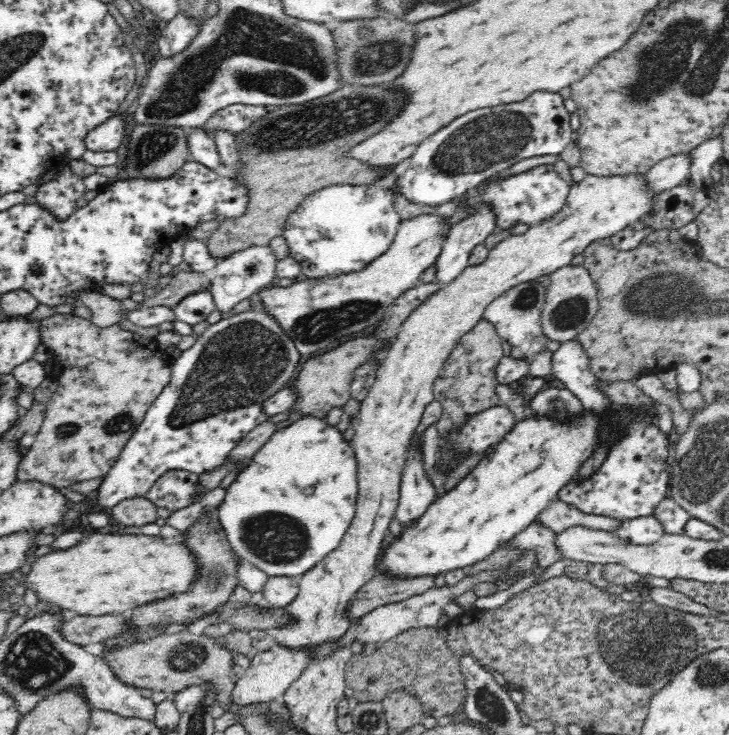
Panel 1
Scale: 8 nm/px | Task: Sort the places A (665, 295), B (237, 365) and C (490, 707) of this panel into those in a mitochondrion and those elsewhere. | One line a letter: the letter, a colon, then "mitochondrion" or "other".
A: mitochondrion
B: mitochondrion
C: mitochondrion

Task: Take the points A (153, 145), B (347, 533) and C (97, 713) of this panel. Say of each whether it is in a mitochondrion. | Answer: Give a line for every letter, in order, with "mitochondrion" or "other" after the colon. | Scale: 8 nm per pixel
A: mitochondrion
B: other
C: other

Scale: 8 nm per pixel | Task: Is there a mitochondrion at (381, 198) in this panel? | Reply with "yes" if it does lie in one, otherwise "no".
no

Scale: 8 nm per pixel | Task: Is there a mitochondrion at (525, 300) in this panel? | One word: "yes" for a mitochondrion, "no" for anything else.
yes

